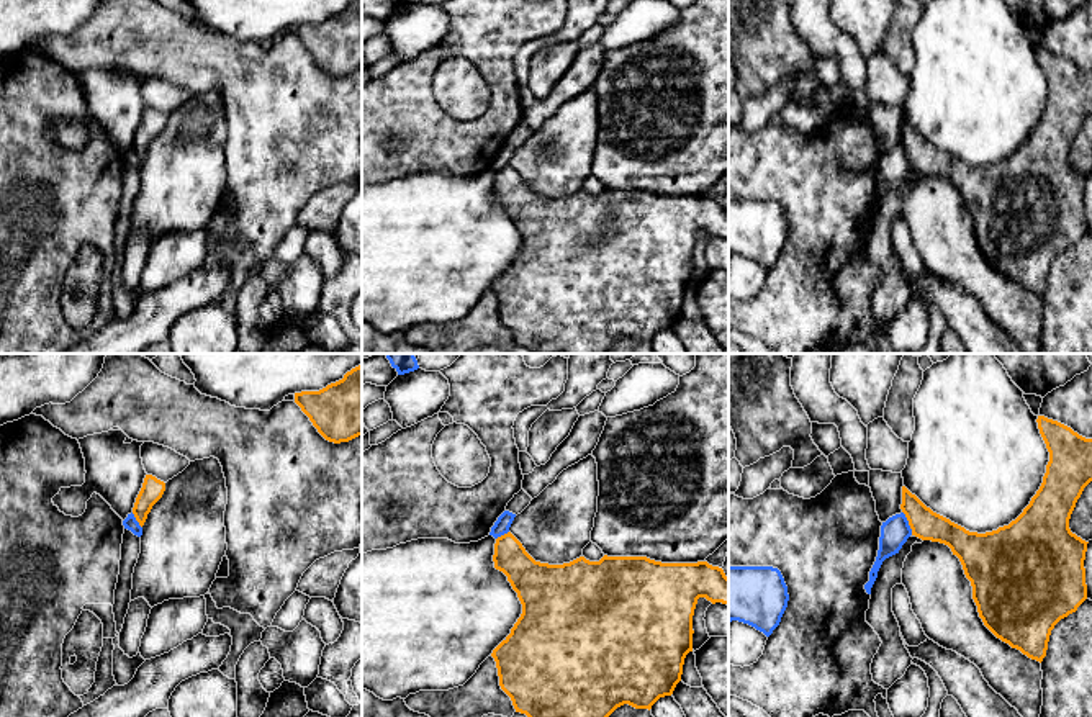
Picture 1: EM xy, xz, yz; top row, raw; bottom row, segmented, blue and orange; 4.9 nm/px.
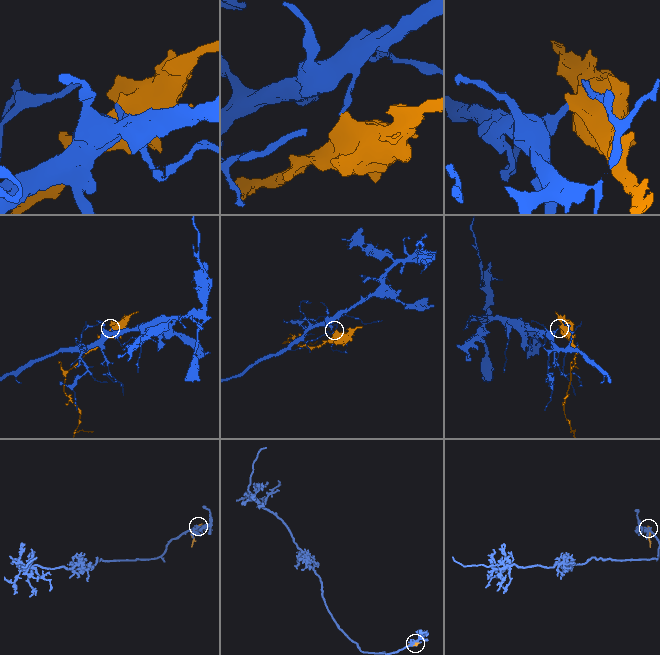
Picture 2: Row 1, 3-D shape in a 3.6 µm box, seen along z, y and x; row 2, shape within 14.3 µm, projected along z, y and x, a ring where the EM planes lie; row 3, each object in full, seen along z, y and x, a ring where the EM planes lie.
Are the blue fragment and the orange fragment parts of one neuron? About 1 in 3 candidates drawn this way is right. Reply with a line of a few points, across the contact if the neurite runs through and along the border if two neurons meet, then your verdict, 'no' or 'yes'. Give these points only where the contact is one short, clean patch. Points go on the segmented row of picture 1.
line yz (902, 511), (912, 534); no

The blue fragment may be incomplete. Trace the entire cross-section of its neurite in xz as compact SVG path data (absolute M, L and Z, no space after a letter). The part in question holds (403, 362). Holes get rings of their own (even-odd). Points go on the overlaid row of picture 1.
M385 354L398 375L404 375L419 368L414 354Z

